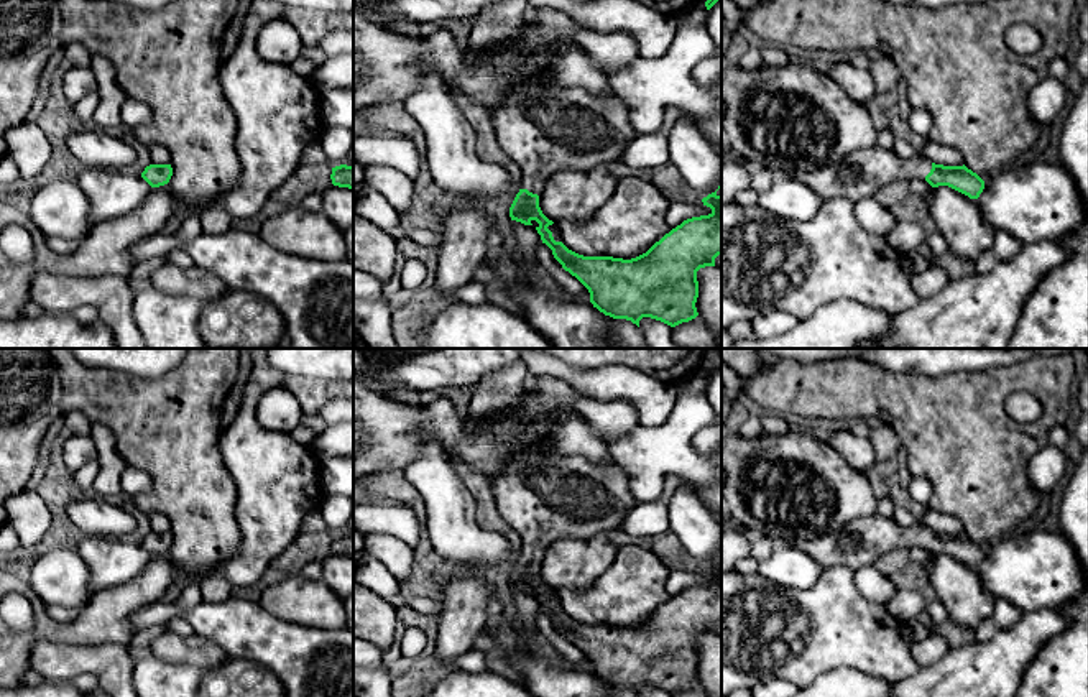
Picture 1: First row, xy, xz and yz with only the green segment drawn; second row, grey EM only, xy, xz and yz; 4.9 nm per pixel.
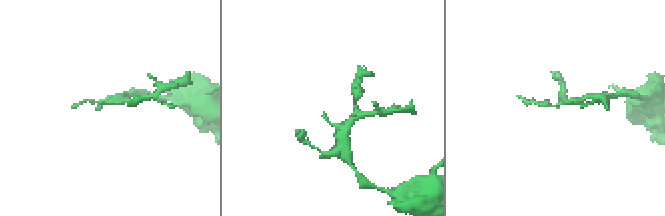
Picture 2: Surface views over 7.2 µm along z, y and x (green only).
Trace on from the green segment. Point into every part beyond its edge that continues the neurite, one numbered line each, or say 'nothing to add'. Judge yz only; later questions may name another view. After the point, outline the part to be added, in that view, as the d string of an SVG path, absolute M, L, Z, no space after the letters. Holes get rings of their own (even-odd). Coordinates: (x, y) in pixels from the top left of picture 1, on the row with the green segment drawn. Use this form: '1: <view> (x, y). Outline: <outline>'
1: yz (860, 175). Outline: M873 145L850 153L838 163L804 171L802 182L825 199L846 199L856 204L897 179L924 179L932 169L925 158L902 159L892 148Z

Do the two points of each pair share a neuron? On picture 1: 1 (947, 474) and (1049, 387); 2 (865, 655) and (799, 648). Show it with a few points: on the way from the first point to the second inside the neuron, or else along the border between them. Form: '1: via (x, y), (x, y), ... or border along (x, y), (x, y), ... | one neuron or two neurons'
1: via (980, 454), (1018, 443), (1046, 420) | one neuron
2: via (848, 648), (816, 648) | one neuron

